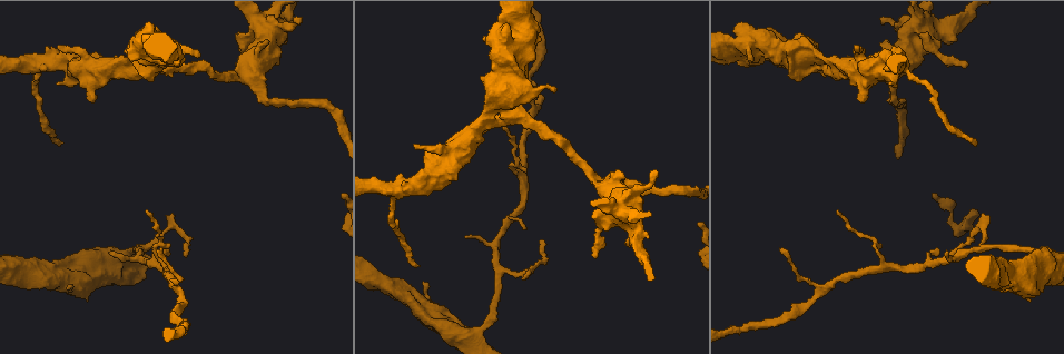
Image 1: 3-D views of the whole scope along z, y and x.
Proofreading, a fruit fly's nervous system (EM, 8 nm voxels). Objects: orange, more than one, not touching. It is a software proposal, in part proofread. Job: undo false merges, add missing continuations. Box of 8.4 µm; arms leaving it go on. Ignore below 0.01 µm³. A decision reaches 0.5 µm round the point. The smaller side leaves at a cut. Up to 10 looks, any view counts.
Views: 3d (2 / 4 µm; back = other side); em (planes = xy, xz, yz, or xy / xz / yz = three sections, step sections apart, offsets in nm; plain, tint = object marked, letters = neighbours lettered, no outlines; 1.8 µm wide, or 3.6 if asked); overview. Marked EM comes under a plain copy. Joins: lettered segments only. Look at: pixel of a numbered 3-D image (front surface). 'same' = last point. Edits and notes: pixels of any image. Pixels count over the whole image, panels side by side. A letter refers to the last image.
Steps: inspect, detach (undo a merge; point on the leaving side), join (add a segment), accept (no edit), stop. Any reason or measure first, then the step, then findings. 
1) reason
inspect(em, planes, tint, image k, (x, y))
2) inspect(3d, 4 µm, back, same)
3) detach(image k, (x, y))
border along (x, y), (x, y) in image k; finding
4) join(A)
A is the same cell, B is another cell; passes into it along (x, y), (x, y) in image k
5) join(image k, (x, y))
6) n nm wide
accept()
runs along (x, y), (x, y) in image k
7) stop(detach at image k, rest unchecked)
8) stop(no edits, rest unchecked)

inspect(em, xz, step 4, tint, image 1, (818, 61))

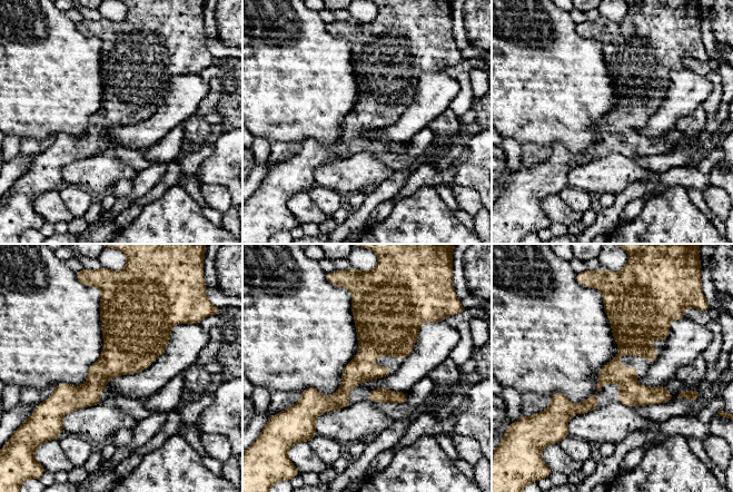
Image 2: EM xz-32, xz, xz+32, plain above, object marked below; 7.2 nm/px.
inspect(em, planes, letters, same)

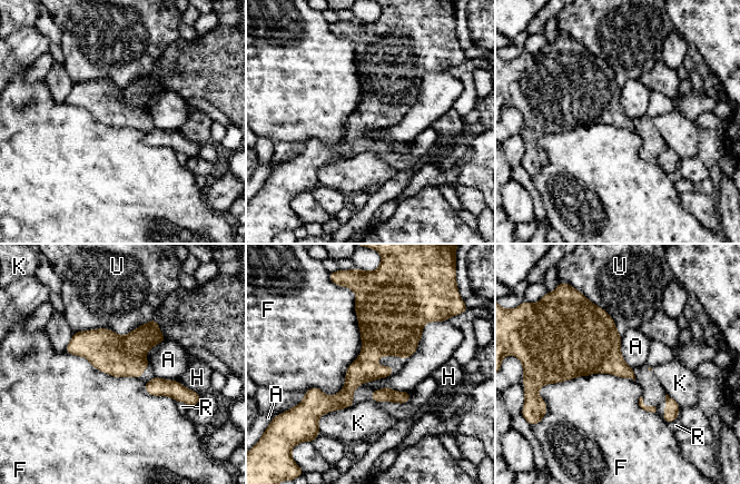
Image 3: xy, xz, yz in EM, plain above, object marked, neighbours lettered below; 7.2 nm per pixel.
accept()
A, F, H, K, R and U are other cells; border along (374, 387), (390, 386), (408, 393) in image 3; continuous, no second cell

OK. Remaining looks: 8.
inspect(3d, 4 µm, image 1, (265, 27))

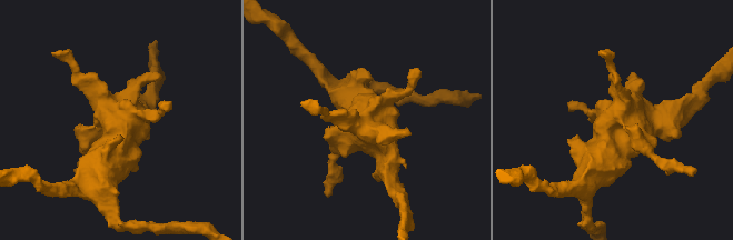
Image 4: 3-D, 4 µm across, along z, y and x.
need the tissue
inspect(em, planes, letters, image 4, (631, 118))

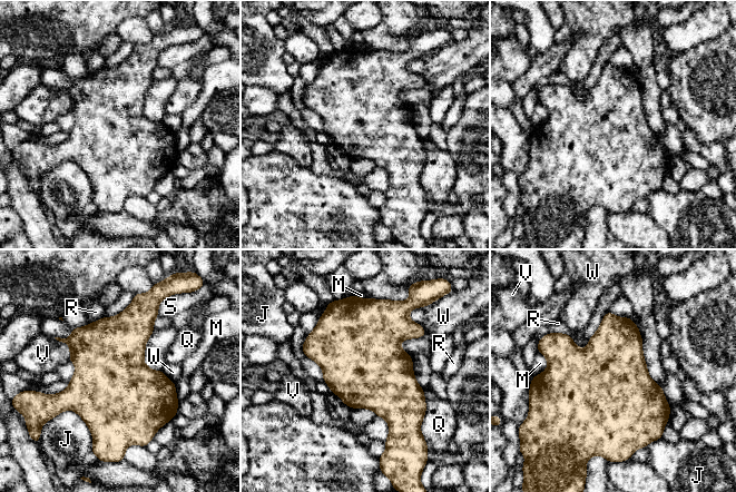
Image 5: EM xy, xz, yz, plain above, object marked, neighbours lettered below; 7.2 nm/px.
600 nm wide
accept()
J, M, Q, R, S, V and W are other cells; border along (52, 417), (72, 410), (91, 448) in image 5; all the same cell

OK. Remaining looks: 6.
free end
inspect(em, 3.6 µm, planes, letters, image 1, (91, 101))

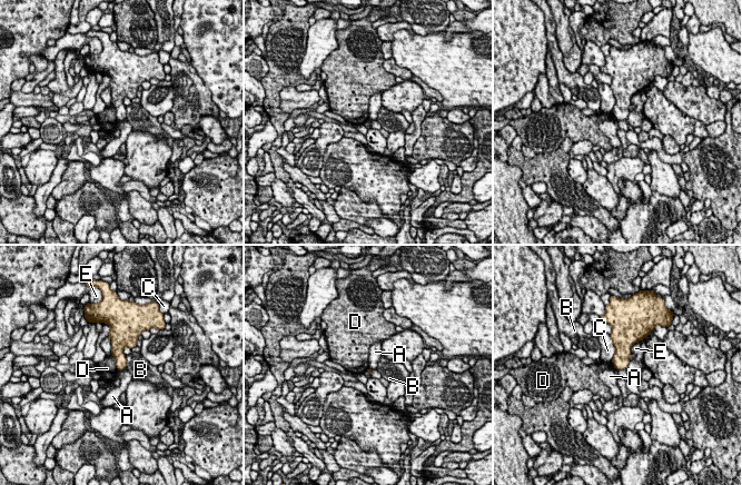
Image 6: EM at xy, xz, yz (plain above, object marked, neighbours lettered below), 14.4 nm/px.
accept()
A, B, C, D and E are other cells; border along (125, 368), (119, 370) in image 6; none of them fits

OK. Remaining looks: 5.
thin neck
inspect(3d, 4 µm, image 1, (497, 271))

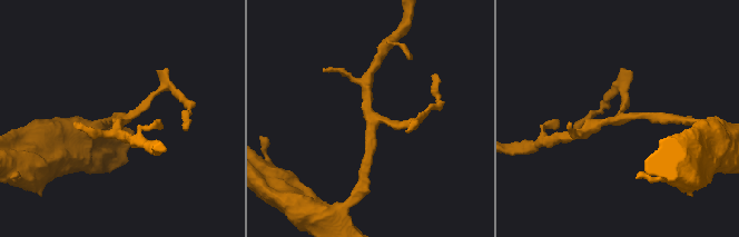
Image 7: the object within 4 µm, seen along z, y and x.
3 arms; need the tissue
inspect(em, 3.6 µm, planes, letters, image 7, (372, 124))

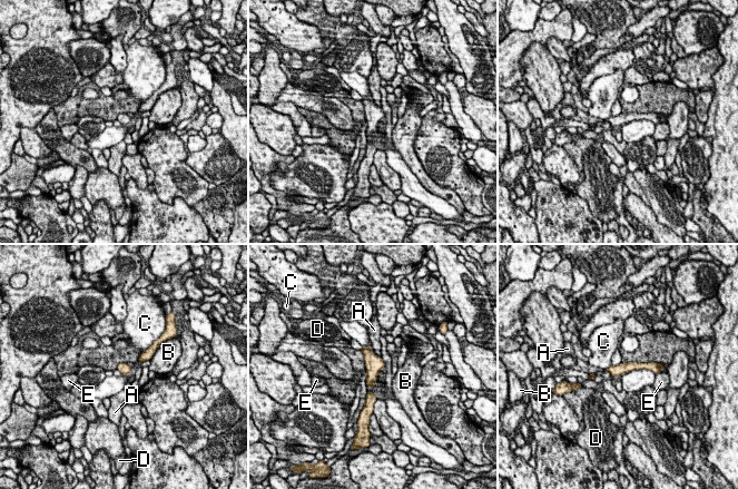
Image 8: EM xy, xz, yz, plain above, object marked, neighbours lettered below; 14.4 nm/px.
accept()
A, B, C, D and E are other cells; one cell here

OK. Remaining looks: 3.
stop(no edits, rest unchecked)

